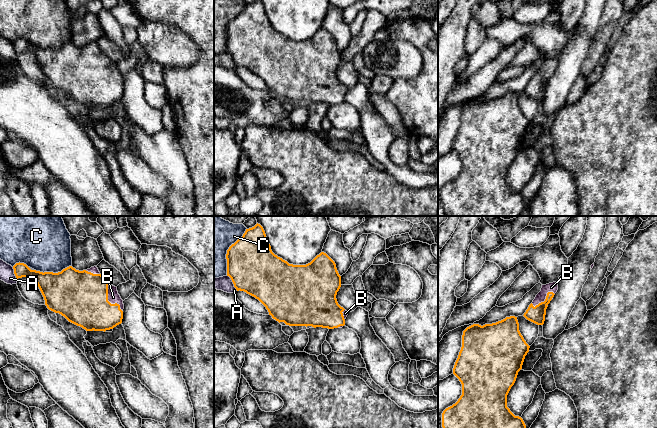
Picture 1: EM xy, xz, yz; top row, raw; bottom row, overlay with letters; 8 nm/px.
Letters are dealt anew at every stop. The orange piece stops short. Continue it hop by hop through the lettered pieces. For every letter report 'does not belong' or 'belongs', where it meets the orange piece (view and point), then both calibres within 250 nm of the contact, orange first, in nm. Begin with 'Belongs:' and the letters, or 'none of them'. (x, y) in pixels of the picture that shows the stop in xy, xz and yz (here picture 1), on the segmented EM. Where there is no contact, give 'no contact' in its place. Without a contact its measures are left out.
Belongs: B
A: does not belong | xz (233, 283) | 400/120 nm
B: belongs | xy (107, 300) | 420/100 nm
C: does not belong | xz (227, 251) | 400/300 nm

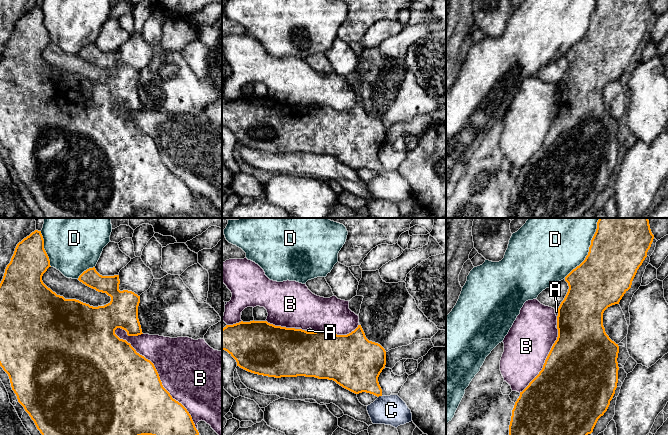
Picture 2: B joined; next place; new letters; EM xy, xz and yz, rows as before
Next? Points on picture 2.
Belongs: none of them
A: does not belong | xz (308, 332) | 400/30 nm
B: does not belong | xy (158, 376) | 500/480 nm
C: does not belong | xz (379, 395) | 320/240 nm
D: does not belong | yz (589, 249) | 460/480 nm

